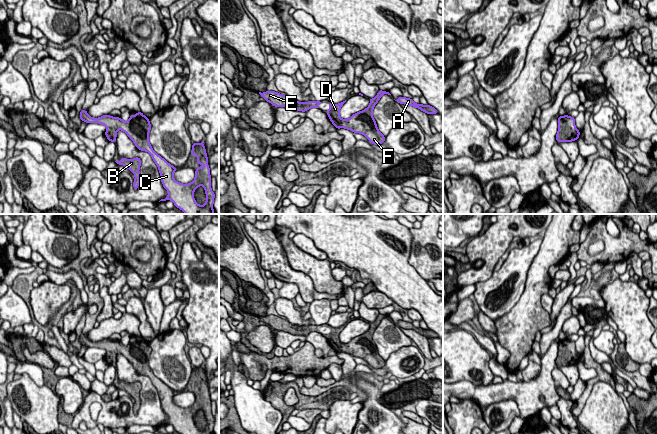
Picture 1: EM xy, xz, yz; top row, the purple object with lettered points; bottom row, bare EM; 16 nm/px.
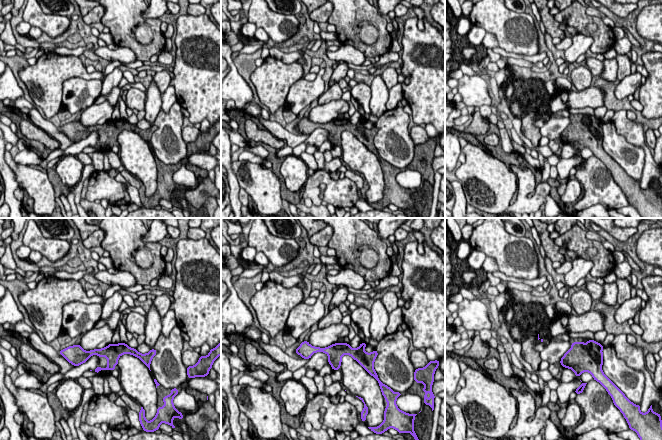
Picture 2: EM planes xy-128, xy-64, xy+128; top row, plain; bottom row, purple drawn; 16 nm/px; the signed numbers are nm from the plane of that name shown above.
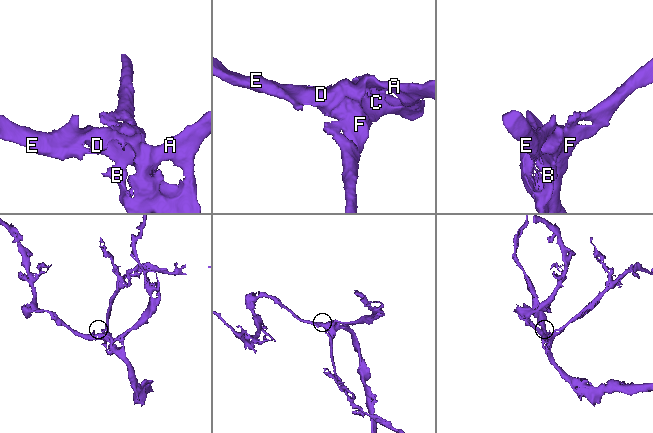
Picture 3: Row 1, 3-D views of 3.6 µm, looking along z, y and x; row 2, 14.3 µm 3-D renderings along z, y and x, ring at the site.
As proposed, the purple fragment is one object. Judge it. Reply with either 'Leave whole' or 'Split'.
Leave whole

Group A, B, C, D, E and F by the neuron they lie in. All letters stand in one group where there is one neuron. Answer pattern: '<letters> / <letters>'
A B C D E F

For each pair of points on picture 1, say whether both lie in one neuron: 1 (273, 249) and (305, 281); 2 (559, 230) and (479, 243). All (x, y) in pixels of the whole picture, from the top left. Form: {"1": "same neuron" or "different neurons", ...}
{"1": "same neuron", "2": "different neurons"}

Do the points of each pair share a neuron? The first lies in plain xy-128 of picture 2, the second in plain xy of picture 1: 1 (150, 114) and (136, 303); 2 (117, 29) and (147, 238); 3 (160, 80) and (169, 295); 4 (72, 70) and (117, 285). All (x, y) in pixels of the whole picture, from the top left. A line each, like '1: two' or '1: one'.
1: two
2: one
3: one
4: two

